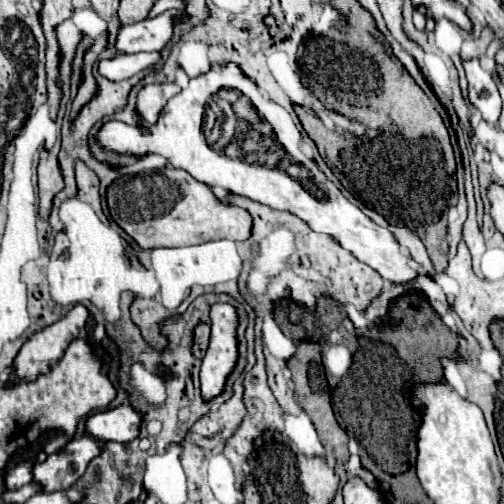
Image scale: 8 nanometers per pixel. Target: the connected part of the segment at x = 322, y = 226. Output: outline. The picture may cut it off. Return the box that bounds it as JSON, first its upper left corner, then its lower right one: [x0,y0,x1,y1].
[96,62,418,284]

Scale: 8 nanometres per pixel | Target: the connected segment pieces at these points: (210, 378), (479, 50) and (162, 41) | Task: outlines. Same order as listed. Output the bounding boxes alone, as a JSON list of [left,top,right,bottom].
[[200,304,236,400],[460,26,494,60],[116,10,182,54]]

